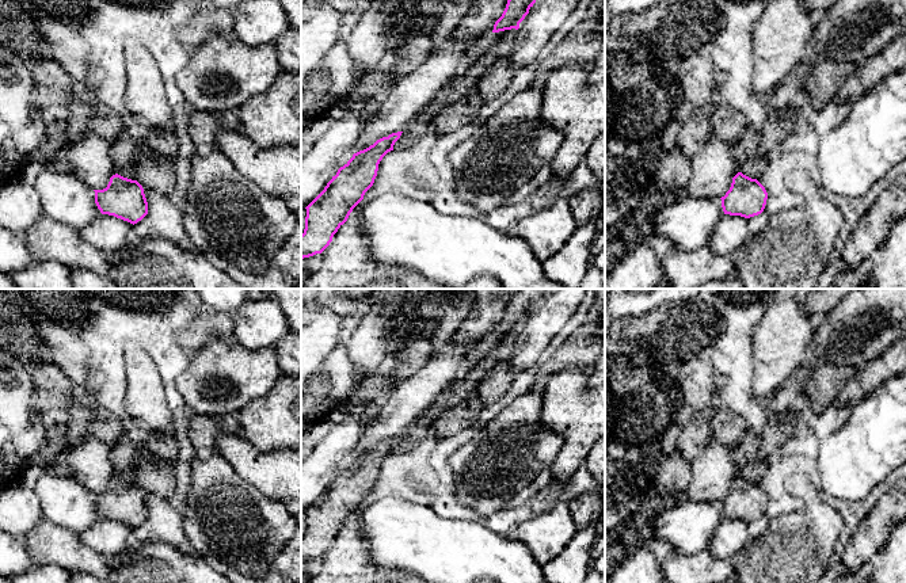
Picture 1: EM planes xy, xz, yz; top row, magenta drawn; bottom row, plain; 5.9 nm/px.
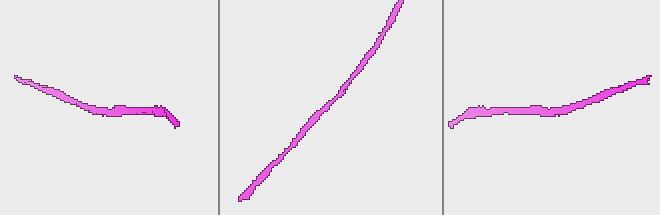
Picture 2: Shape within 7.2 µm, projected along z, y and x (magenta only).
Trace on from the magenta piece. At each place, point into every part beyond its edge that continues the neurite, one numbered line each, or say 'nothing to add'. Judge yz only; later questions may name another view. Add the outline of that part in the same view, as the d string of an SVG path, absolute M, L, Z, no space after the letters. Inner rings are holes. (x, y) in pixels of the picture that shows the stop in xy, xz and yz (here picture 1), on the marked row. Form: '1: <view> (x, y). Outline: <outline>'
nothing to add

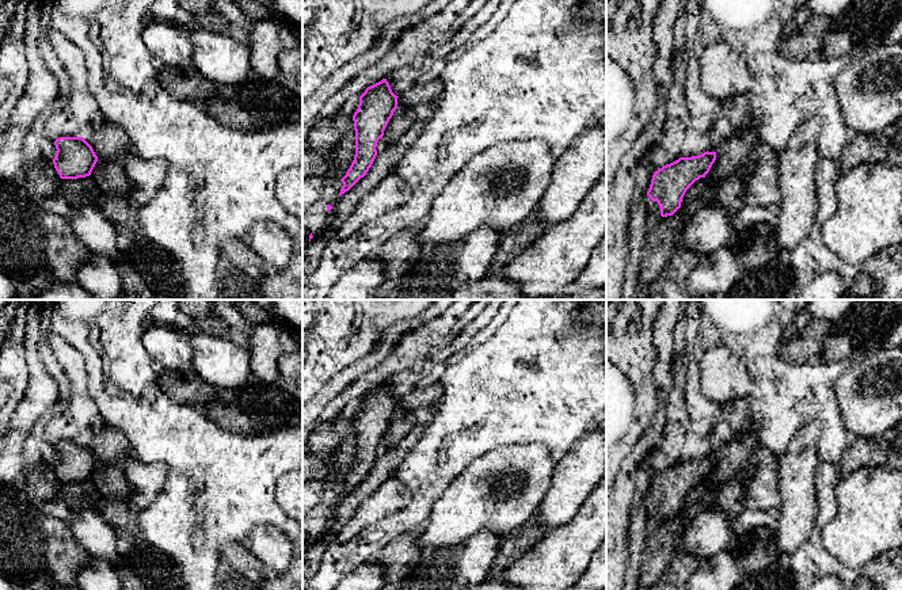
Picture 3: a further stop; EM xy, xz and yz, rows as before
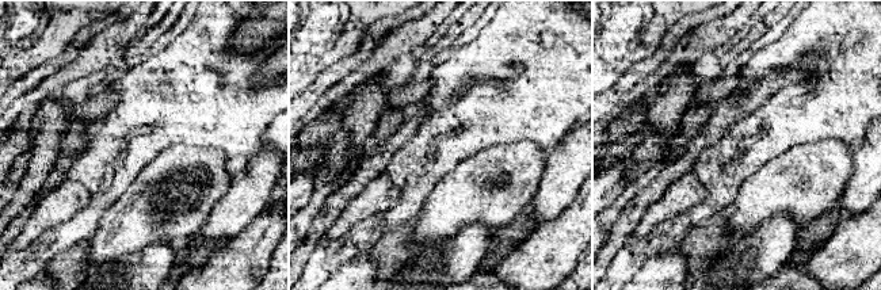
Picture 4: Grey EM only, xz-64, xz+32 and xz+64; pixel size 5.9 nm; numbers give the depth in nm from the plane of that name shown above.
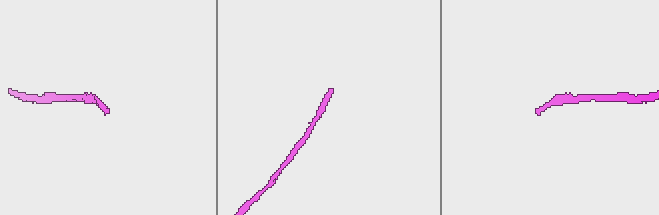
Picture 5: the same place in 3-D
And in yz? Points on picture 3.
1: yz (653, 208). Outline: M648 195L644 197L644 205L648 213L648 225L658 224L662 220L661 208L656 201L651 201Z

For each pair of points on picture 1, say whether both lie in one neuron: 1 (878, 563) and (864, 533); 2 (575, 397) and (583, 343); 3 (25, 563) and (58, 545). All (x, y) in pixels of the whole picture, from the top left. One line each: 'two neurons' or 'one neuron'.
1: two neurons
2: two neurons
3: two neurons

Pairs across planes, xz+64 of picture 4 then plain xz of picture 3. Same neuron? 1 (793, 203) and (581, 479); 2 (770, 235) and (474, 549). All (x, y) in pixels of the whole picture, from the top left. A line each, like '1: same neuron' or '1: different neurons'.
1: different neurons
2: same neuron

